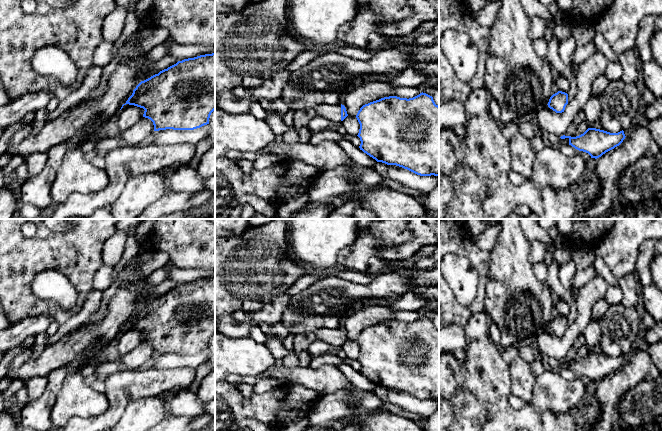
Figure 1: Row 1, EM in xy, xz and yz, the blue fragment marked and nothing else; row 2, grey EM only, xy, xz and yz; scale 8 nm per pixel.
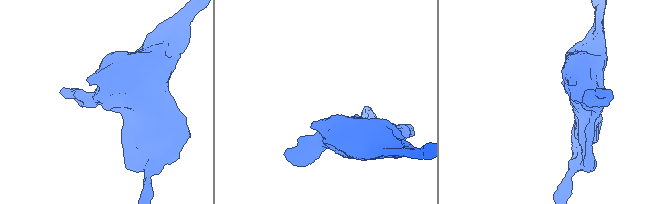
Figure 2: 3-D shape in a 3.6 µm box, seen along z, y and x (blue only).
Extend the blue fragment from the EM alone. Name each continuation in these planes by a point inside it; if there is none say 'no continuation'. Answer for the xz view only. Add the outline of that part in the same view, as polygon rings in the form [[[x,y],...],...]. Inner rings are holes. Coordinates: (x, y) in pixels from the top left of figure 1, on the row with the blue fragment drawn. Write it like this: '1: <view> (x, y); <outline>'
1: xz (332, 113); [[[319,104],[315,108],[316,115],[329,122],[341,122],[341,105]]]

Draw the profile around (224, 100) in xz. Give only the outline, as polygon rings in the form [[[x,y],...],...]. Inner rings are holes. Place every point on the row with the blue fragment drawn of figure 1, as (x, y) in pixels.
[[[230,91],[219,92],[215,96],[215,104],[230,114],[248,113],[250,105],[257,100],[236,98]]]

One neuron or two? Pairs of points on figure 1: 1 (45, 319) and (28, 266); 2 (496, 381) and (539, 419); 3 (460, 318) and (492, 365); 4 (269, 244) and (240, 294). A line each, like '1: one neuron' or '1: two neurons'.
1: two neurons
2: one neuron
3: two neurons
4: one neuron

